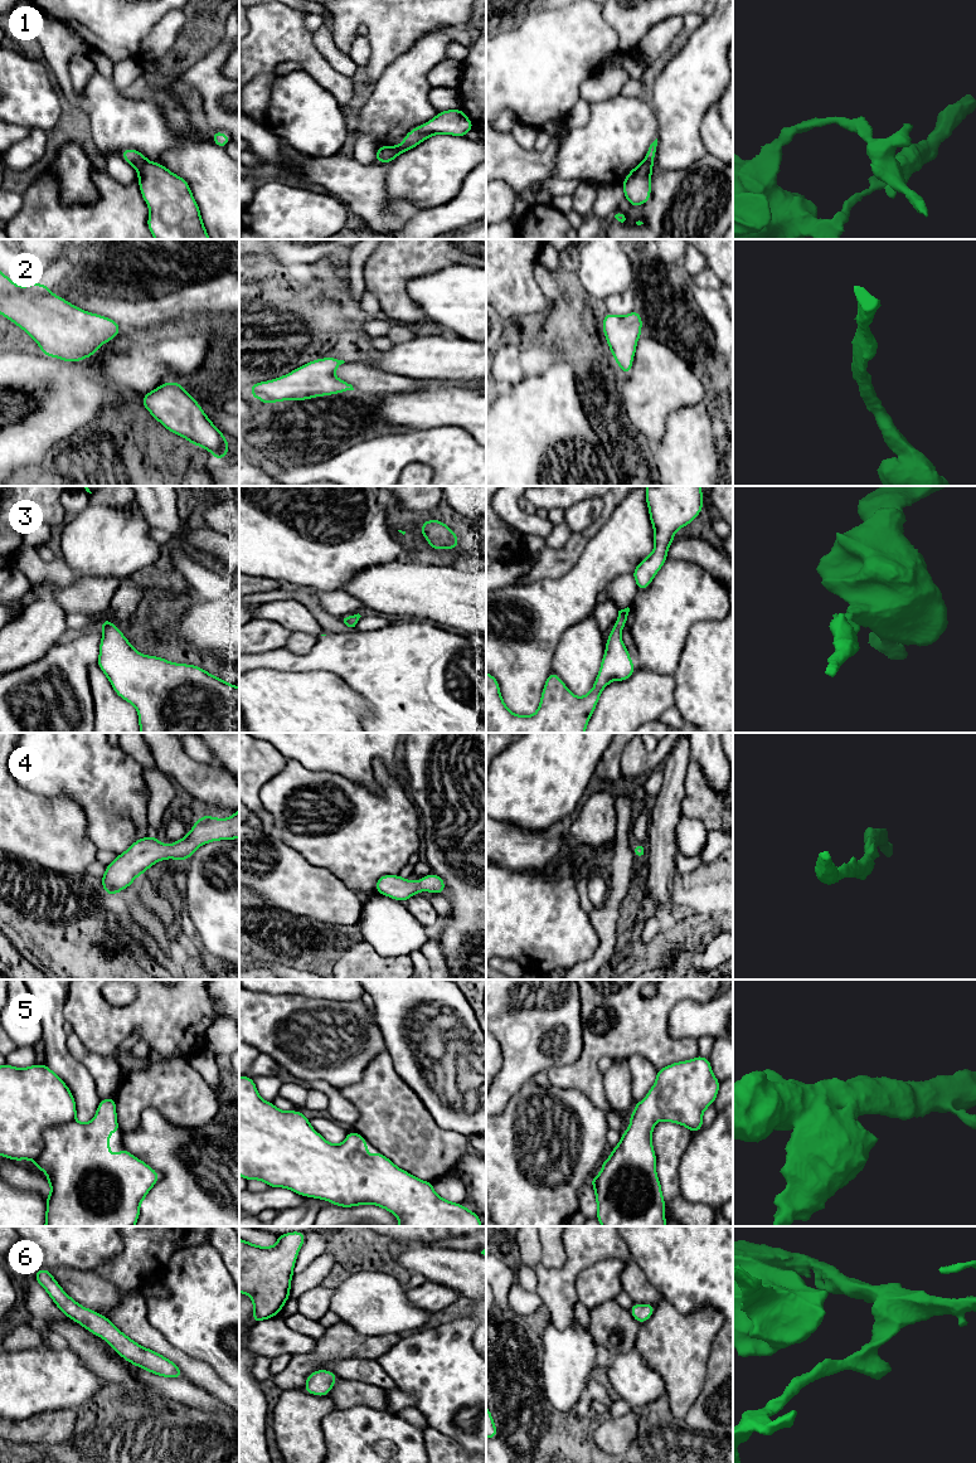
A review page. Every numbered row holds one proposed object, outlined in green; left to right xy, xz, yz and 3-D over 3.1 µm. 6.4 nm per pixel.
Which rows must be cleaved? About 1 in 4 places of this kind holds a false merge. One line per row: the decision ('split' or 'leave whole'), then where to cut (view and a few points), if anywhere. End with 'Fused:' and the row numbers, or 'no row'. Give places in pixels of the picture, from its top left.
1: split; cut xz (388, 146), (394, 156)
2: leave whole; cut none
3: leave whole; cut none
4: leave whole; cut none
5: leave whole; cut none
6: leave whole; cut none
Fused: 1

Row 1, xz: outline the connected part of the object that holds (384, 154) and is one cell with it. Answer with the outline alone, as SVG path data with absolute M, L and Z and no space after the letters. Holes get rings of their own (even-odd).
M382 145L378 150L377 150L377 155L375 155L375 161L377 162L385 162L385 164L390 164L394 160L394 155L392 152L392 150L389 149L389 146Z

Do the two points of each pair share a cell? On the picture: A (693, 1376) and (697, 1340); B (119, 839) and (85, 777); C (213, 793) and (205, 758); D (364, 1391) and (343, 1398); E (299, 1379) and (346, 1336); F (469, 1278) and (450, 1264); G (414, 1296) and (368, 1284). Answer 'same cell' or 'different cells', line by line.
A: same cell
B: same cell
C: different cells
D: same cell
E: same cell
F: same cell
G: different cells

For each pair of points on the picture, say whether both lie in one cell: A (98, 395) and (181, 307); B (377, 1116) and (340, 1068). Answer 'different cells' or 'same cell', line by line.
A: different cells
B: different cells

